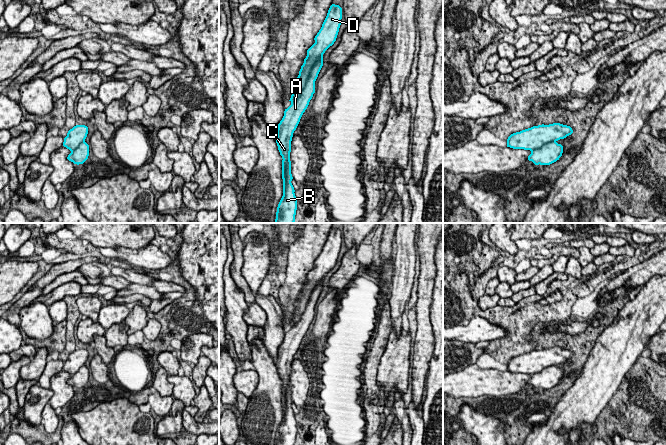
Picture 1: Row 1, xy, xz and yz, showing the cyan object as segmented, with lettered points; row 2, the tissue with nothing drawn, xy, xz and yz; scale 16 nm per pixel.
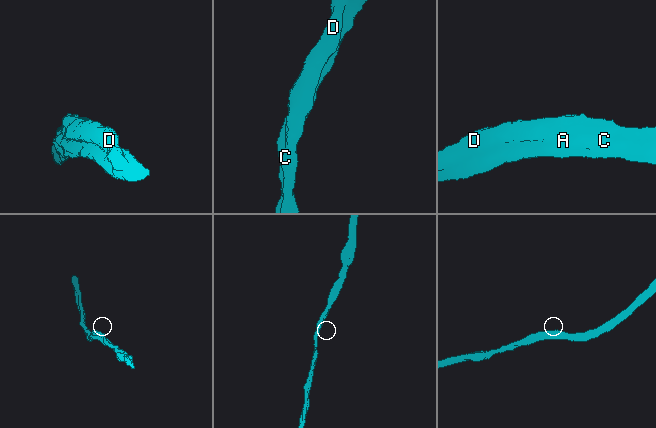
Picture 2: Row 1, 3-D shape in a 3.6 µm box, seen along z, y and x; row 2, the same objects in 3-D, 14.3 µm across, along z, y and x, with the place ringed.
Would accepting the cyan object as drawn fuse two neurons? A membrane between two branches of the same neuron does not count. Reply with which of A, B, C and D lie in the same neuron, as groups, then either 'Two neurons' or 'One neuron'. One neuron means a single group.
Groups: A B C D. One neuron

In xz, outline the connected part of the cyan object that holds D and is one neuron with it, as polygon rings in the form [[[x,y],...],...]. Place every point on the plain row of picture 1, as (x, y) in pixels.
[[[332,228],[315,267],[307,274],[307,280],[296,302],[290,322],[291,329],[285,333],[278,348],[276,367],[282,380],[283,420],[278,428],[275,445],[295,445],[297,422],[291,407],[291,365],[300,343],[315,317],[315,305],[323,290],[323,278],[336,265],[342,243],[342,232]]]

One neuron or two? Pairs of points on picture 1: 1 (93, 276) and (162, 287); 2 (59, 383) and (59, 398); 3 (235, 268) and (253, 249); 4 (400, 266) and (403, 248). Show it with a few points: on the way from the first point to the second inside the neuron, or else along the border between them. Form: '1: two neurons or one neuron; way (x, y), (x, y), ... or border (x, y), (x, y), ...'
1: one neuron; way (106, 285), (144, 287)
2: one neuron; way (59, 387), (59, 394)
3: two neurons; border (243, 246), (241, 275), (247, 283)
4: one neuron; way (403, 262), (403, 252)

